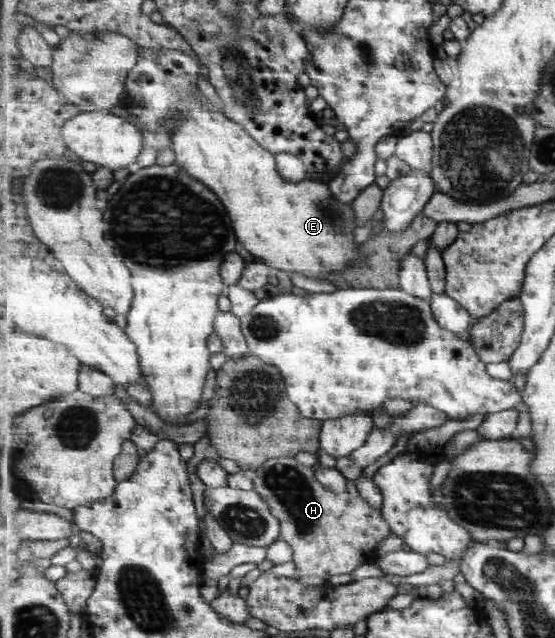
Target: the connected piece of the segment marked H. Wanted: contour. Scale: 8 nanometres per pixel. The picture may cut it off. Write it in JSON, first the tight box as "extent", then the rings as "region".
{"extent":[253,457,393,580],"region":[[[280,457],[268,460],[253,473],[255,490],[267,502],[269,509],[281,524],[280,538],[288,541],[294,551],[294,558],[298,576],[319,576],[329,580],[333,576],[350,574],[358,566],[370,563],[376,546],[384,538],[393,533],[385,520],[381,508],[375,508],[369,501],[359,495],[358,497],[344,493],[335,493],[327,489],[315,475],[316,466],[298,464],[294,458]]]}

